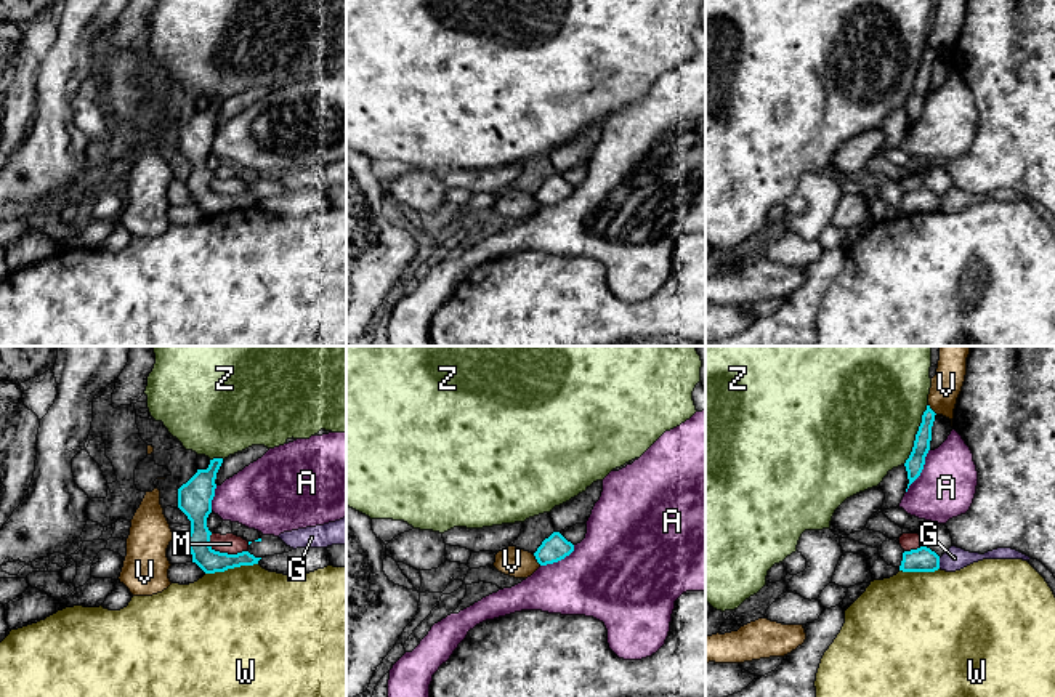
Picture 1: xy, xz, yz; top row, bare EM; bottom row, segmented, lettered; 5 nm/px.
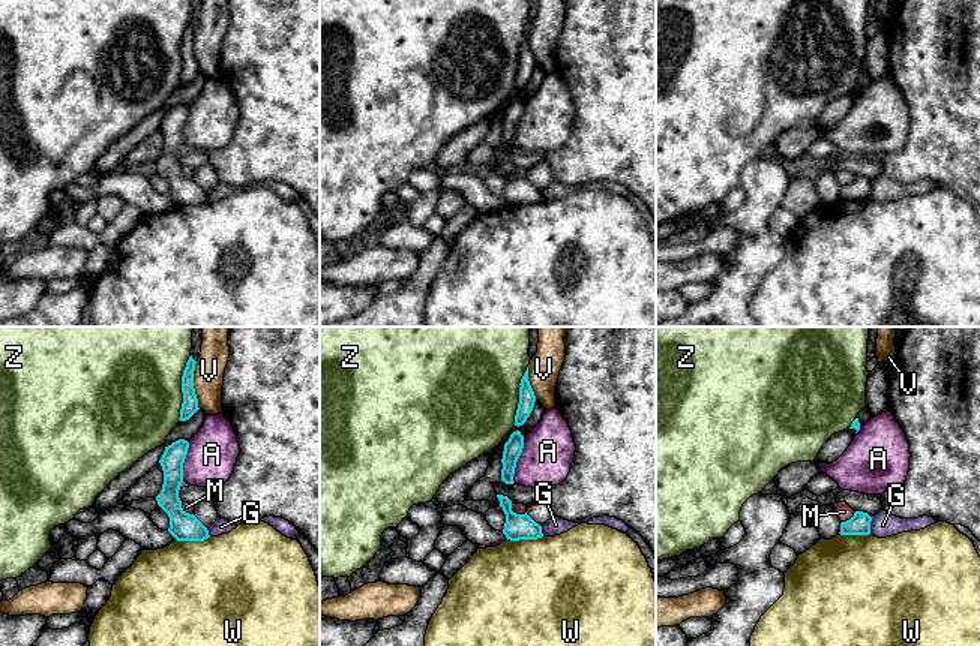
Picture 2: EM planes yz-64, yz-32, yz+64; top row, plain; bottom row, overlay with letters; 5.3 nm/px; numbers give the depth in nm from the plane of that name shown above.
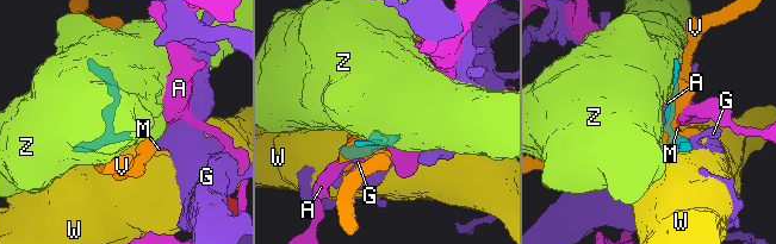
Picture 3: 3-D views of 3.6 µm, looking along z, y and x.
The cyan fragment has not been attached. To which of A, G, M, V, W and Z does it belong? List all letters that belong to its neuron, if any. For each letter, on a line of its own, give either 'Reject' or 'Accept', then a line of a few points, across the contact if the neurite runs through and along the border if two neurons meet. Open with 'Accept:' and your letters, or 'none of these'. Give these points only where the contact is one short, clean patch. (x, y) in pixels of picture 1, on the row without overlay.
Accept: none of these
A: Reject. Line: yz (929, 90), (921, 116), (906, 133)
G: Reject
M: Reject. Line: xy (209, 177), (209, 185), (215, 191), (228, 194), (247, 193)
V: Reject
W: Reject
Z: Reject

